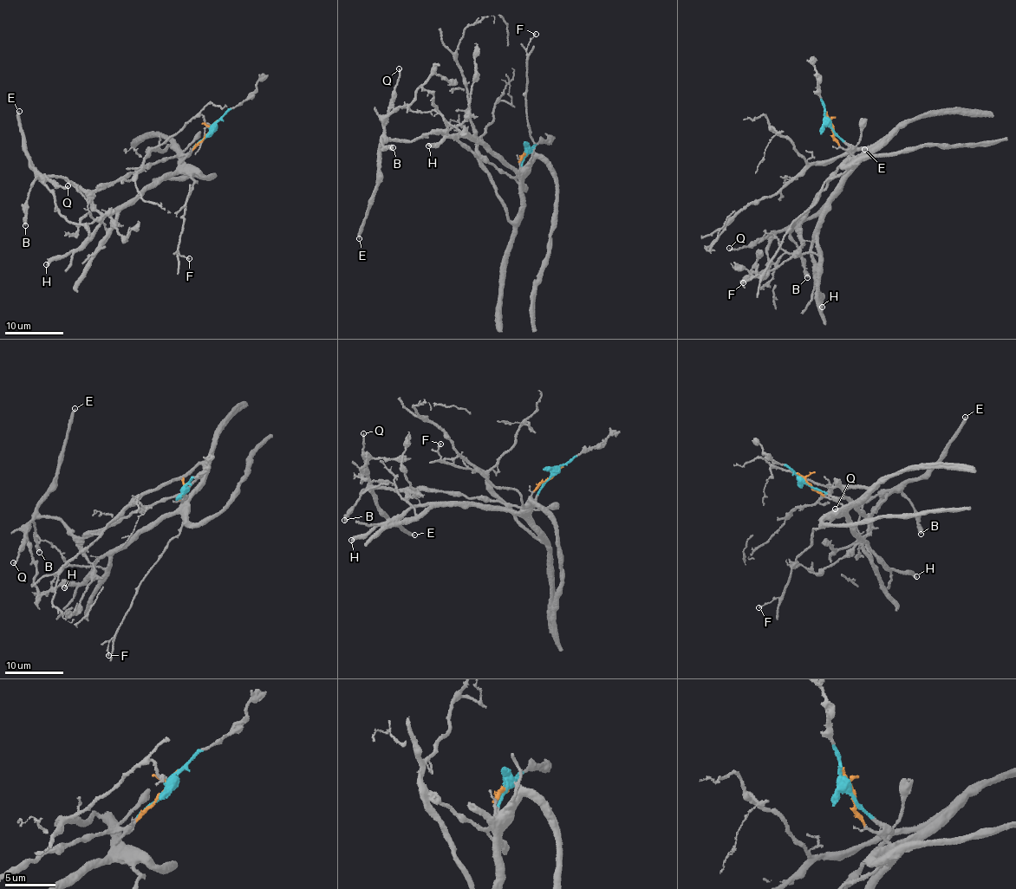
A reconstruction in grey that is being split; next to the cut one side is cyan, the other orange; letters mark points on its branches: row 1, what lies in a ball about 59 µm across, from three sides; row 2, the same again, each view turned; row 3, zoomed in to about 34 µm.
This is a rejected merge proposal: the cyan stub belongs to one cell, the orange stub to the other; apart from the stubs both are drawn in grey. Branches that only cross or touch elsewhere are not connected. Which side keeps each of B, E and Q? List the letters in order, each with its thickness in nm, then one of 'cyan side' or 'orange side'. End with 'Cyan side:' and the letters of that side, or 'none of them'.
B: 400 nm thick; cyan side
E: 240 nm thick; cyan side
Q: 200 nm thick; cyan side
Cyan side: B, E, Q

